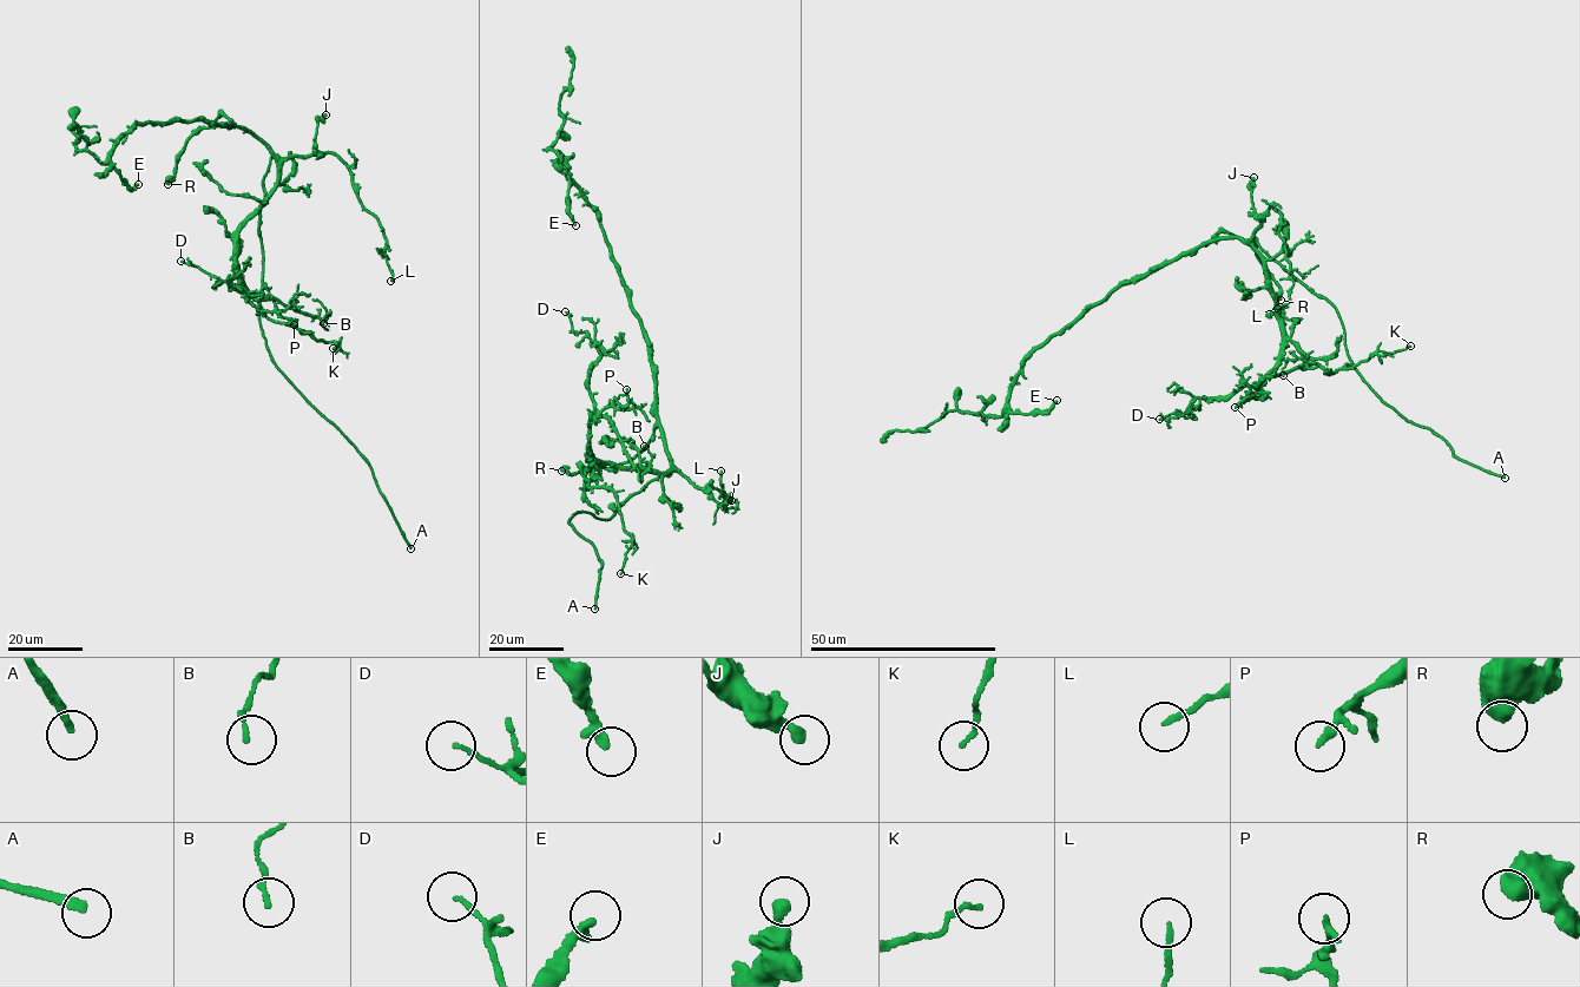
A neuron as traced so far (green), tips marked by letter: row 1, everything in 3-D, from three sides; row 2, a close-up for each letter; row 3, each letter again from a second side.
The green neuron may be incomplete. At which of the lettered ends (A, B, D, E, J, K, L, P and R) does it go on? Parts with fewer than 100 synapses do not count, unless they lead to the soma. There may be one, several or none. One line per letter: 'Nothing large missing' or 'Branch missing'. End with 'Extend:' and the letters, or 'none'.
A: Branch missing
B: Nothing large missing
D: Nothing large missing
E: Nothing large missing
J: Nothing large missing
K: Nothing large missing
L: Nothing large missing
P: Nothing large missing
R: Nothing large missing
Extend: A

